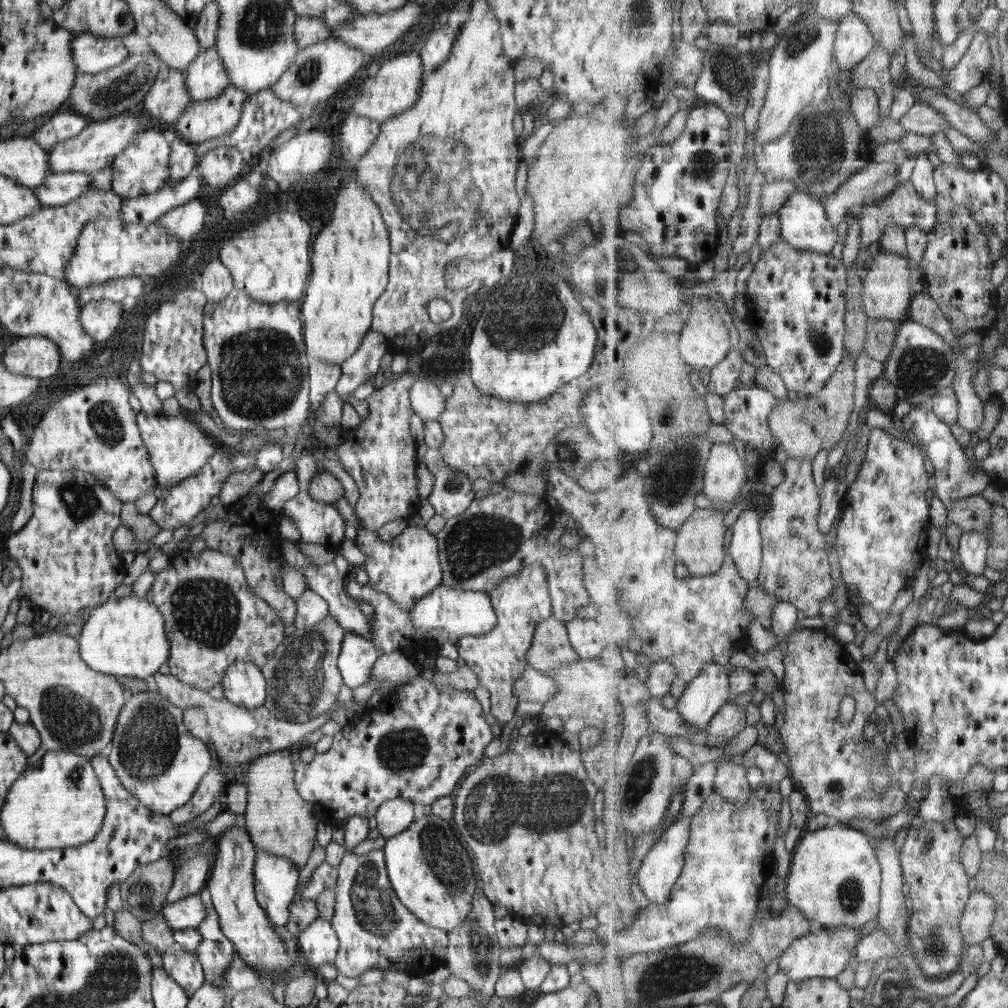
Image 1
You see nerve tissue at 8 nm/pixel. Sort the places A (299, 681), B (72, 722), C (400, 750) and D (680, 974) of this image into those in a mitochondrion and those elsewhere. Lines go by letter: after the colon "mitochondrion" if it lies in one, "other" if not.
A: mitochondrion
B: mitochondrion
C: mitochondrion
D: mitochondrion

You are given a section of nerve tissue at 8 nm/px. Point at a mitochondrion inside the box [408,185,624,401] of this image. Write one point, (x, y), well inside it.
(540, 325)

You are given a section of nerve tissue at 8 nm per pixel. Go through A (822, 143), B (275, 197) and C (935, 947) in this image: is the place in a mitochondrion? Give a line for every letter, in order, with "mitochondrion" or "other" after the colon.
A: mitochondrion
B: other
C: mitochondrion

